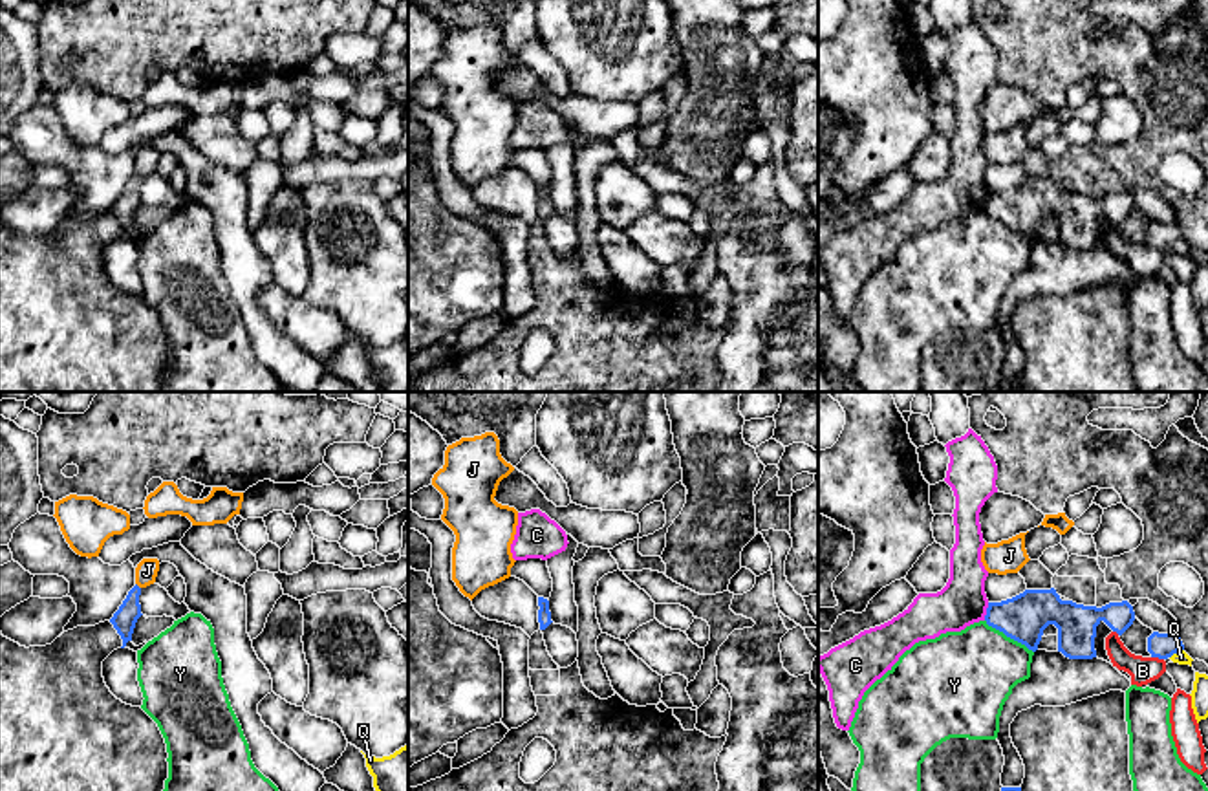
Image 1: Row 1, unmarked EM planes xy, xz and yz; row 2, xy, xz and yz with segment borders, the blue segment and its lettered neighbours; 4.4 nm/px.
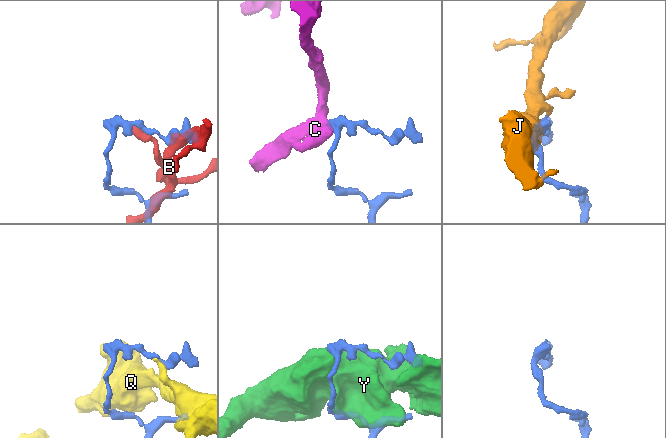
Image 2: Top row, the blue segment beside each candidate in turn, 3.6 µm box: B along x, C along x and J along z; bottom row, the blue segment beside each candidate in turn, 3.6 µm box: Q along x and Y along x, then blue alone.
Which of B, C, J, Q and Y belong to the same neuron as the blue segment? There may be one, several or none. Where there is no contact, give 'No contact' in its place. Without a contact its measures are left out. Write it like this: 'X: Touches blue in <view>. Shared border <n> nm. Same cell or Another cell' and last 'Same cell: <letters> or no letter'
B: Touches blue in yz. Shared border 60 nm. Another cell
C: Touches blue in yz. Shared border 80 nm. Another cell
J: Touches blue in xy. Shared border 40 nm. Same cell
Q: Touches blue in yz. Shared border 80 nm. Another cell
Y: Touches blue in yz. Shared border 260 nm. Another cell
Same cell: J

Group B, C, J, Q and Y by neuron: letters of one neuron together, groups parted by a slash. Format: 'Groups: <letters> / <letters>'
Groups: B / C / J / Q / Y

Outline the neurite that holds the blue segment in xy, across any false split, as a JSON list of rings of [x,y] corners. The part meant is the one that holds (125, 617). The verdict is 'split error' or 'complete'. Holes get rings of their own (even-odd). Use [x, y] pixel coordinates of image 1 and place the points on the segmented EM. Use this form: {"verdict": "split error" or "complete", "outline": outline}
{"verdict": "split error", "outline": [[[143,558],[135,568],[135,586],[128,591],[126,599],[110,619],[110,623],[123,639],[121,648],[124,648],[128,641],[132,641],[135,623],[143,615],[139,604],[141,590],[156,582],[157,571],[157,558]]]}

